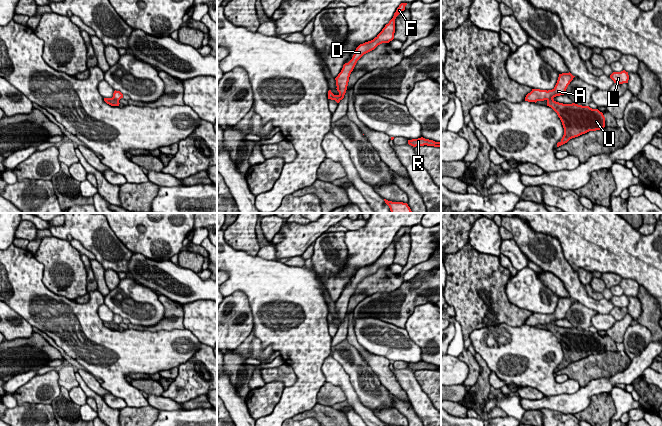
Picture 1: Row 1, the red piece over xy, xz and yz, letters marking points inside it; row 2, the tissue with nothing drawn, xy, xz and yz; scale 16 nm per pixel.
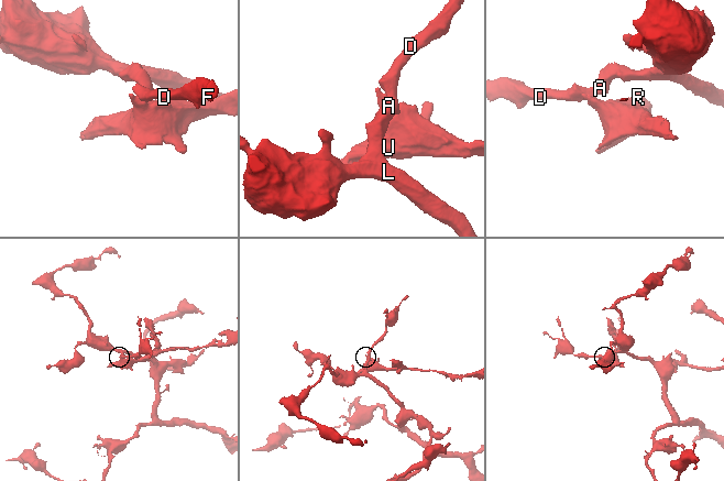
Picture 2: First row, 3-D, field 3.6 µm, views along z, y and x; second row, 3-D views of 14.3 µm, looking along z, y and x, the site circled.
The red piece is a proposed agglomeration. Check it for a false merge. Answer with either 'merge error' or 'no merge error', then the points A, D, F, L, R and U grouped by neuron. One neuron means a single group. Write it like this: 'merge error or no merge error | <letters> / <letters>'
merge error | A D F L / R U

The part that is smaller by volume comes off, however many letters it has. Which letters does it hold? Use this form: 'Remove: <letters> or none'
Remove: R, U

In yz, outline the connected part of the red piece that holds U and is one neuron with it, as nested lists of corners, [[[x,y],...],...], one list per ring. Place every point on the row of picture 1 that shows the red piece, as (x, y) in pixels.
[[[553,98],[547,100],[547,106],[557,113],[564,128],[564,135],[557,143],[557,147],[567,143],[572,138],[605,127],[605,117],[598,109],[575,103],[563,104],[556,102]]]

